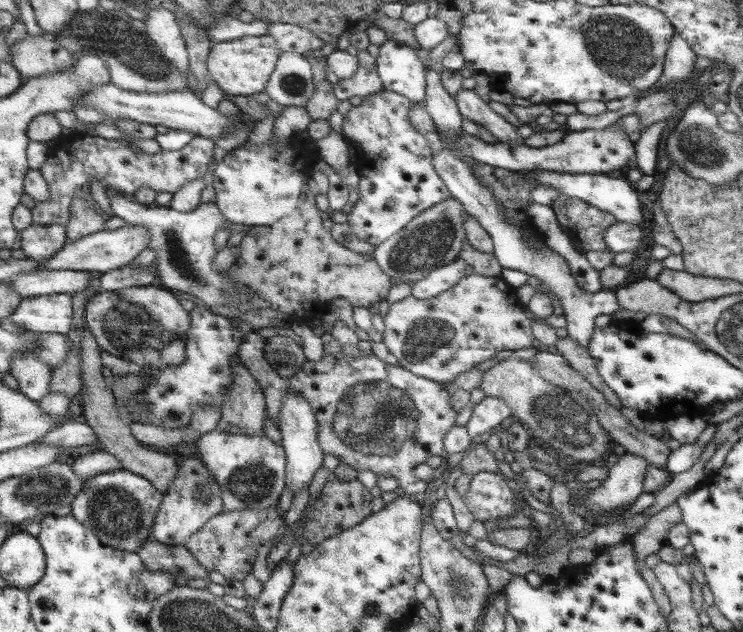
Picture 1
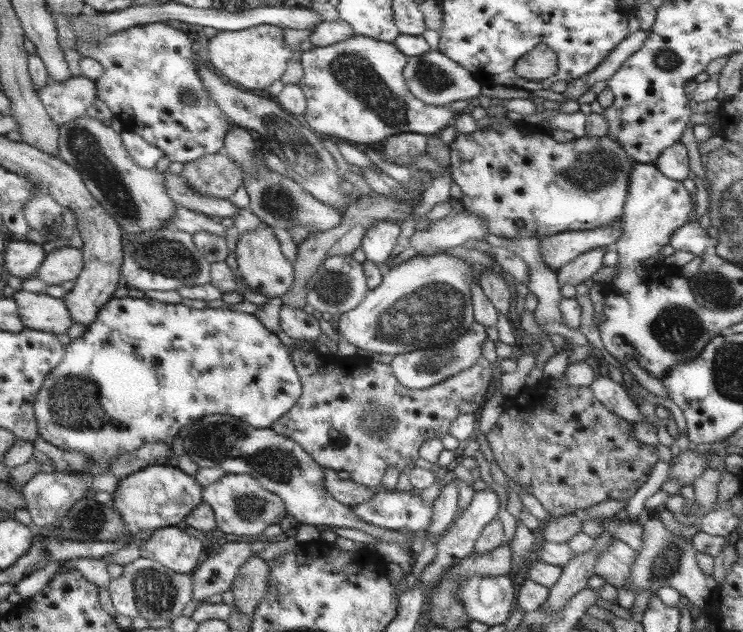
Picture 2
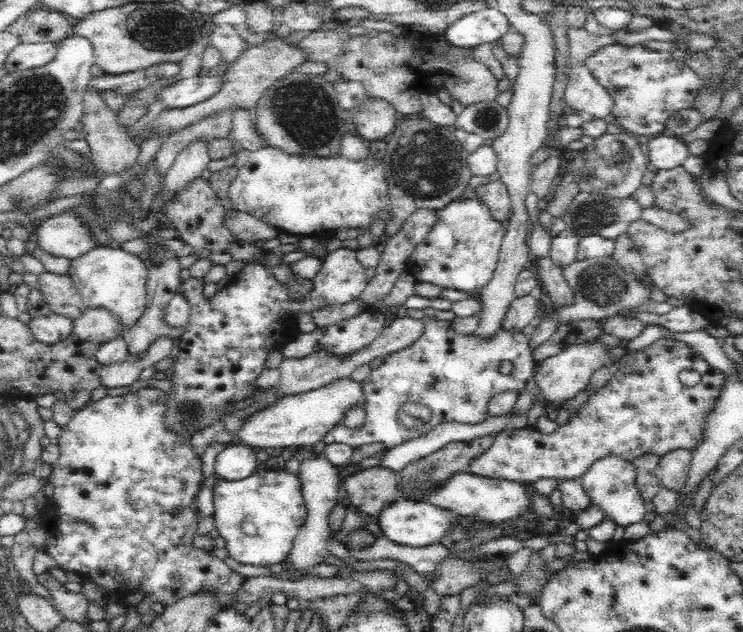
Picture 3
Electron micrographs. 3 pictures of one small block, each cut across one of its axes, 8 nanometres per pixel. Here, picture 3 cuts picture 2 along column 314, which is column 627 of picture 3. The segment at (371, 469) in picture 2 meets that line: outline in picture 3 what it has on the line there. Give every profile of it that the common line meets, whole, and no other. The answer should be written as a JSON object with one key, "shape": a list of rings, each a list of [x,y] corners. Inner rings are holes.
{"shape":[[[664,338],[640,350],[628,350],[619,358],[617,367],[617,372],[606,385],[598,388],[598,392],[593,392],[587,402],[572,412],[566,424],[560,425],[550,434],[541,433],[535,428],[499,431],[490,448],[469,462],[469,471],[484,478],[534,484],[539,478],[580,479],[594,461],[604,456],[624,456],[625,460],[633,462],[644,454],[661,457],[678,448],[694,450],[702,436],[706,412],[710,412],[710,408],[718,401],[724,385],[724,374],[712,368],[690,345]],[[682,370],[696,370],[700,374],[700,382],[691,387],[683,385],[678,379]]]}

